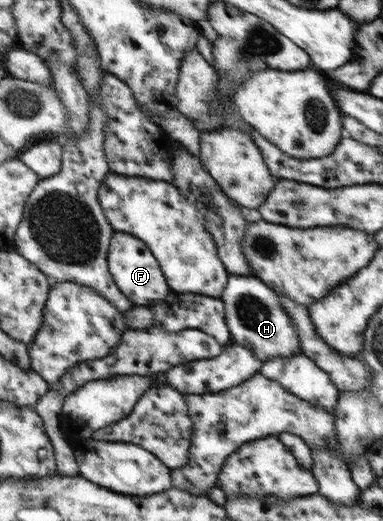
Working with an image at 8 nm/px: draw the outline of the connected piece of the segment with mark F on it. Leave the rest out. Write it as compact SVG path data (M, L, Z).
M116 232L112 239L109 263L122 292L127 294L136 305L150 307L152 303L159 300L175 298L174 290L168 282L159 257L152 252L151 245L139 237L133 236L131 233Z

